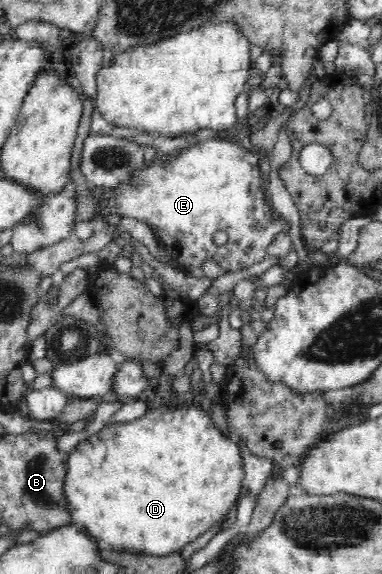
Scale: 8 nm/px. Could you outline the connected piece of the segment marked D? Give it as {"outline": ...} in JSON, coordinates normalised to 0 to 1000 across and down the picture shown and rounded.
{"outline":[[[492,700],[393,711],[343,733],[272,742],[209,768],[175,794],[178,826],[168,850],[191,892],[186,911],[223,916],[251,943],[304,949],[335,962],[406,969],[469,962],[592,904],[631,871],[639,850],[628,770],[618,761],[597,763],[539,714]]]}

